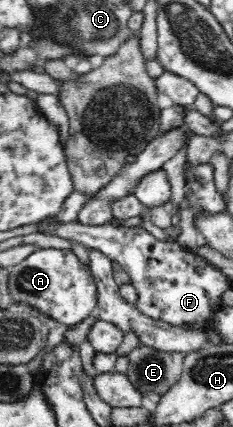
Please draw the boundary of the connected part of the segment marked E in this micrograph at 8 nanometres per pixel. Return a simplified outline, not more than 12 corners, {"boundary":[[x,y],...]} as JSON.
{"boundary":[[139,346],[126,377],[139,394],[165,396],[184,368],[181,352]]}

